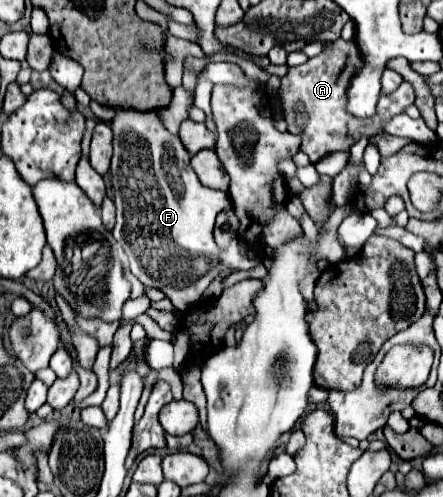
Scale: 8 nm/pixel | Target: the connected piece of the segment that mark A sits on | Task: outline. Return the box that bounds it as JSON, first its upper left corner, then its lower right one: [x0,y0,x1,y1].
[279,39,415,163]

